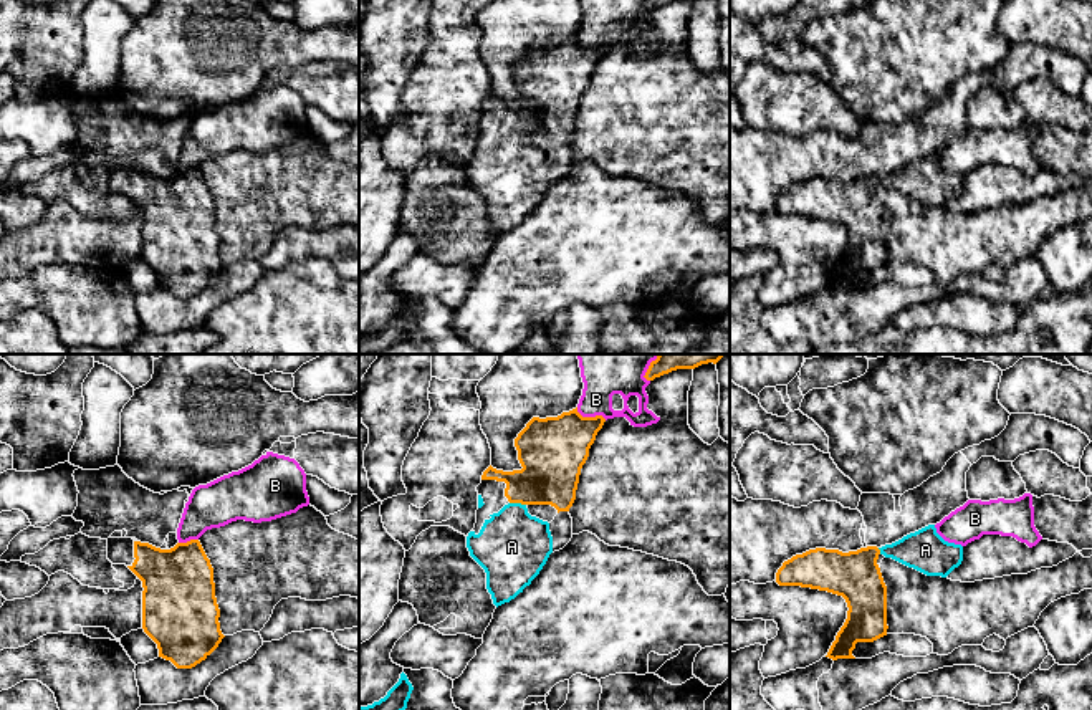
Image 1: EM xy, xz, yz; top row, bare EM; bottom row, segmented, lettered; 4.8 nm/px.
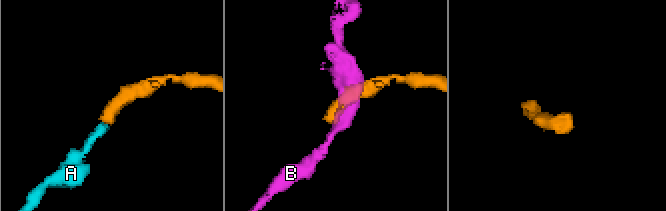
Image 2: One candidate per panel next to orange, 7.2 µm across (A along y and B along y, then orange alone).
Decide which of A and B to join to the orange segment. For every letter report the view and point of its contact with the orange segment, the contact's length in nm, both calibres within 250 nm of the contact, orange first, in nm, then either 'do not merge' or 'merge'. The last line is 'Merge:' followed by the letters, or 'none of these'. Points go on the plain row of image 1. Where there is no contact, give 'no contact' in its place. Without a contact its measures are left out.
A: xz (518, 131) | 80 nm | 300/360 nm | merge
B: xz (591, 47) | 160 nm | 320/160 nm | do not merge
Merge: A

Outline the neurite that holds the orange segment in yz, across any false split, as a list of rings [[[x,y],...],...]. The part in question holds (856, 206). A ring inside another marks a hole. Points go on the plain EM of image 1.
[[[928,154],[882,177],[857,180],[816,177],[784,190],[776,202],[779,215],[801,215],[842,225],[847,248],[826,286],[855,288],[857,271],[874,271],[887,265],[887,215],[879,185],[892,187],[927,205],[946,207],[963,190],[963,175],[945,170],[935,154]]]

